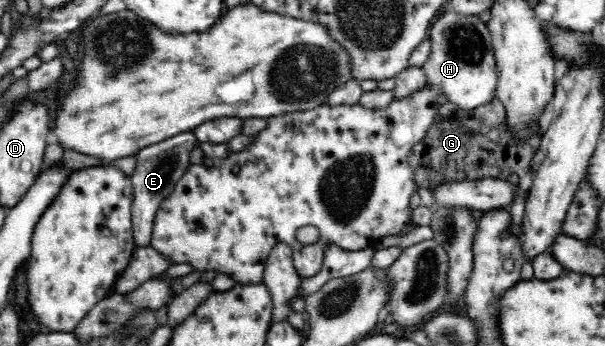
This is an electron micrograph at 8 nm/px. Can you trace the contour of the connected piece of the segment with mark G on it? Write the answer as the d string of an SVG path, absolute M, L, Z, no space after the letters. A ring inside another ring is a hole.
M496 96L490 103L471 110L446 102L438 110L425 138L412 146L409 162L413 169L414 182L418 187L428 187L432 190L448 181L494 178L529 189L533 182L532 158L538 151L537 143L543 131L538 119L538 125L530 129L530 137L519 141L519 137L507 123L505 105Z

